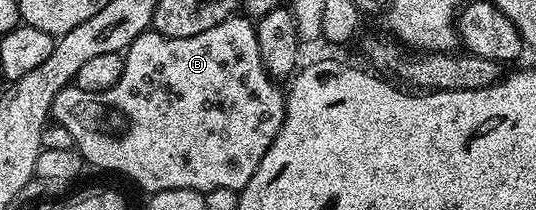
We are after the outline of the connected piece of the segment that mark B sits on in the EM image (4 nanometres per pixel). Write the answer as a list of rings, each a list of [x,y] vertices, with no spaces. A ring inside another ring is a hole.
[[[240,16],[228,17],[218,27],[210,27],[210,31],[202,31],[202,35],[167,37],[155,31],[142,34],[128,46],[124,57],[124,70],[118,83],[114,83],[114,87],[110,87],[105,93],[91,93],[82,91],[75,83],[68,84],[54,97],[50,110],[51,120],[57,125],[66,127],[66,131],[70,131],[75,148],[79,150],[89,166],[97,165],[98,168],[109,169],[112,173],[121,173],[122,176],[137,181],[142,188],[148,189],[149,194],[160,193],[163,189],[197,189],[202,194],[218,187],[230,187],[237,191],[244,189],[246,183],[250,183],[250,175],[258,171],[258,163],[262,163],[262,155],[266,155],[270,143],[274,143],[282,127],[286,93],[283,88],[279,89],[276,86],[279,84],[263,65],[255,24],[247,16],[244,16],[245,18]]]

